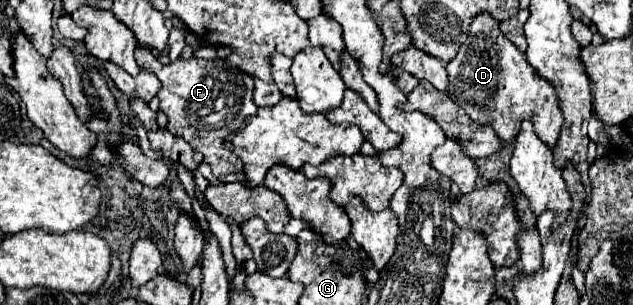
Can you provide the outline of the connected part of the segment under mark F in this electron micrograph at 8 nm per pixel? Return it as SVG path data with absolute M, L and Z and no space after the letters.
M147 47L135 49L137 65L157 75L163 83L159 91L159 107L169 119L169 131L183 137L195 151L203 155L203 161L211 165L215 177L241 171L241 161L225 149L225 137L237 131L249 115L255 115L253 103L253 77L245 71L205 59L177 59L169 65L161 65Z

